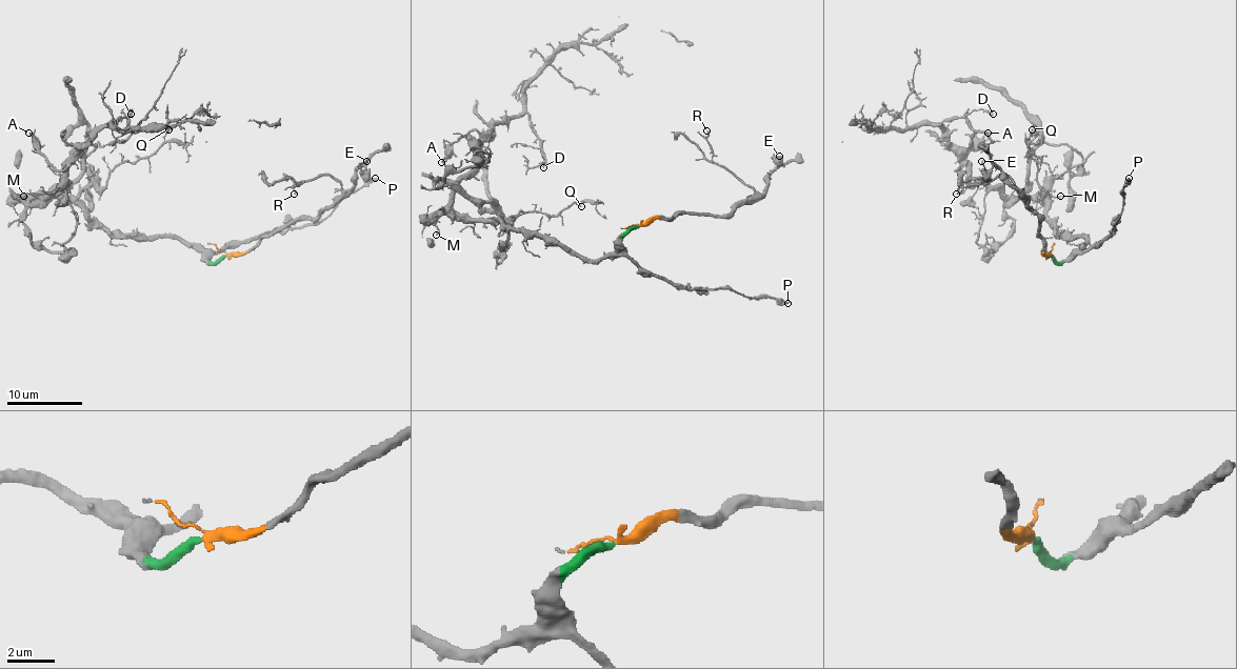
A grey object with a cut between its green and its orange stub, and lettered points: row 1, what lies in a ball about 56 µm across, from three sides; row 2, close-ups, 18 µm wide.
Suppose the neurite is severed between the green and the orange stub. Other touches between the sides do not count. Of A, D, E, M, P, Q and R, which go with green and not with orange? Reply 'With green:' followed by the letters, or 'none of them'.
With green: A, D, M, P, Q

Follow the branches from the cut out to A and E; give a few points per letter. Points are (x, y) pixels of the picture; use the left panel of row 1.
A: (226, 257), (108, 231), (41, 198), (63, 186), (67, 164), (58, 169), (30, 133)
E: (226, 257), (252, 250), (297, 221), (315, 219), (351, 188), (353, 174), (366, 160)

